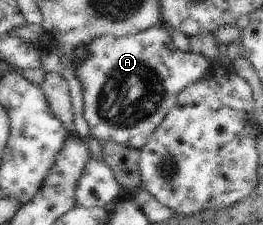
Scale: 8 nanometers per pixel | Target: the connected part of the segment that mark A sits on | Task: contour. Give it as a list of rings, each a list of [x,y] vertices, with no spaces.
[[[159,26],[126,36],[109,34],[96,37],[89,42],[88,58],[75,69],[76,77],[82,85],[83,117],[99,142],[113,140],[130,148],[141,149],[175,105],[177,94],[189,82],[205,77],[211,64],[210,59],[204,55],[177,49],[172,42],[172,35]]]

